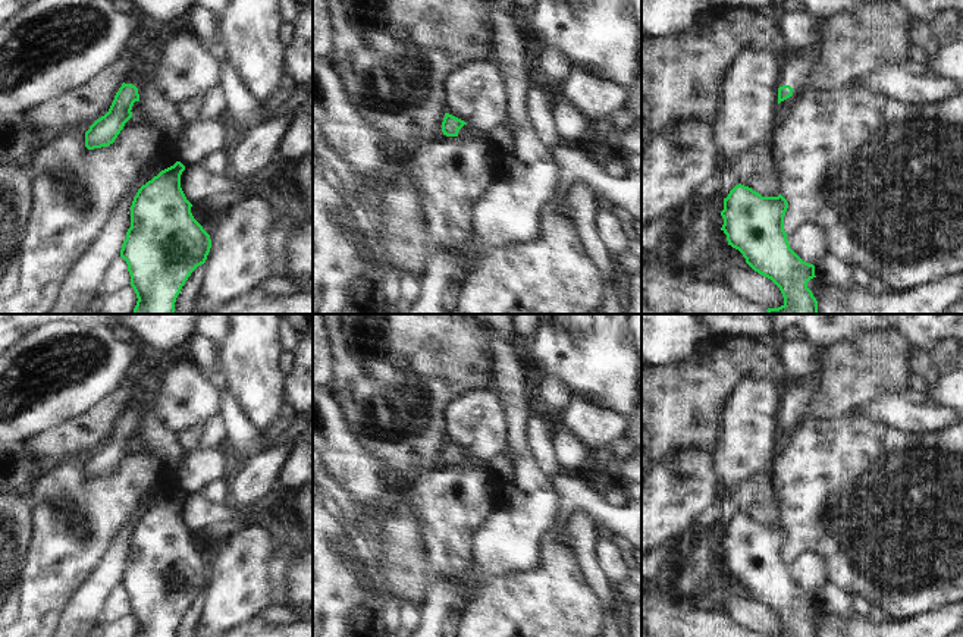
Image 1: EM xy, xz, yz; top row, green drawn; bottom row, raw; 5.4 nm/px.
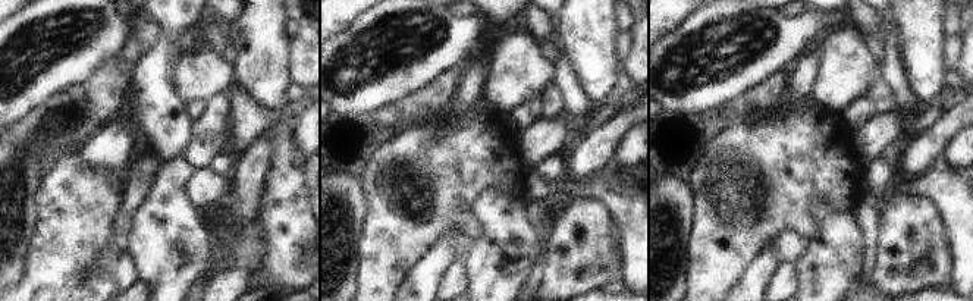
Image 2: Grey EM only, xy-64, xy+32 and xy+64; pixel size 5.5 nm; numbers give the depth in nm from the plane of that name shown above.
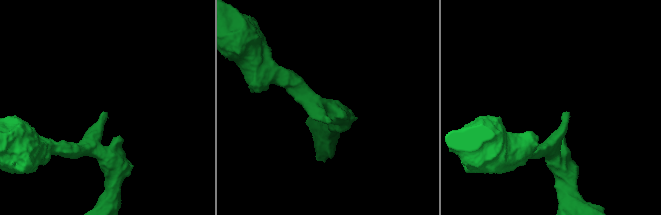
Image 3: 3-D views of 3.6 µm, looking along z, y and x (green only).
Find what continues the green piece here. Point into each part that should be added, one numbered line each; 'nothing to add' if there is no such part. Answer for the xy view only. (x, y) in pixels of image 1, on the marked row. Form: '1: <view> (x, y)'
1: xy (135, 79)

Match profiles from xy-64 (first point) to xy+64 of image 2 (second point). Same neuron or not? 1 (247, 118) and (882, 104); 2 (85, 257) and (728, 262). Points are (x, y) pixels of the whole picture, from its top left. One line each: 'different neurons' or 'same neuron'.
1: different neurons
2: same neuron

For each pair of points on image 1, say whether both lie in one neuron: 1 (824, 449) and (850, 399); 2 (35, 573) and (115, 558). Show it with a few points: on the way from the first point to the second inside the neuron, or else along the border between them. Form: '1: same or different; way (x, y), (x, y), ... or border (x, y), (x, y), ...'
1: different; border (858, 411), (850, 411), (830, 420), (808, 416)
2: different; border (118, 532), (107, 552), (78, 589)

